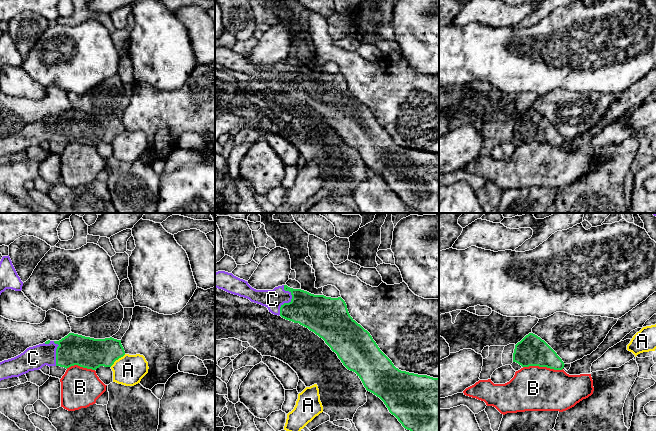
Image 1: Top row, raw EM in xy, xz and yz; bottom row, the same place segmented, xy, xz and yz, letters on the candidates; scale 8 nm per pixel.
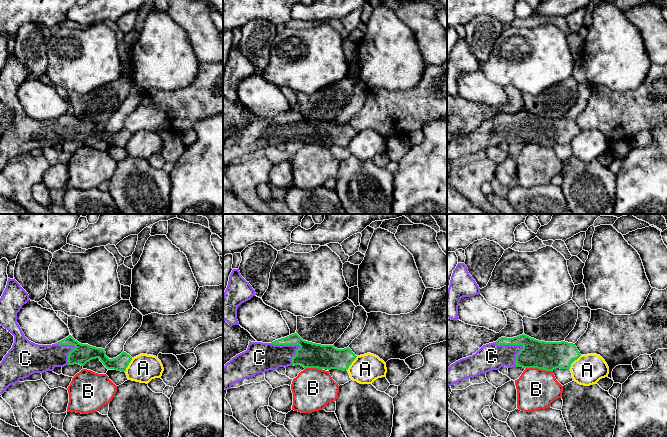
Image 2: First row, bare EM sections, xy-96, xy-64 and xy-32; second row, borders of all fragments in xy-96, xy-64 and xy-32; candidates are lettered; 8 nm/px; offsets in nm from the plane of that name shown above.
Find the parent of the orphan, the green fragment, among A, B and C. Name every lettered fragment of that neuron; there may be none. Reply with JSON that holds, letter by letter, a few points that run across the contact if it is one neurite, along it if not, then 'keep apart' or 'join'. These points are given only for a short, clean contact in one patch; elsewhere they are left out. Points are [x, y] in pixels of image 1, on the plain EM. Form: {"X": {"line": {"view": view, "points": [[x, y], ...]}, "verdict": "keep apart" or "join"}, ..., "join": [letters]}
{"A": {"verdict": "keep apart"}, "B": {"line": {"view": "yz", "points": [[523, 142], [546, 142], [562, 145]]}, "verdict": "keep apart"}, "C": {"line": {"view": "xz", "points": [[318, 89], [298, 82], [291, 76], [272, 75]]}, "verdict": "join"}, "join": ["C"]}

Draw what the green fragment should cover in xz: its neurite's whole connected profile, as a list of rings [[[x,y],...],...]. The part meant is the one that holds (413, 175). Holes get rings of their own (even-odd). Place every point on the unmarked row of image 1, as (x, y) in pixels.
[[[225,47],[215,49],[215,63],[265,82],[272,90],[299,99],[314,108],[337,130],[348,146],[357,150],[366,166],[384,178],[389,188],[398,195],[405,205],[410,206],[418,213],[439,213],[439,154],[409,149],[396,144],[380,126],[370,109],[350,92],[347,81],[341,73],[331,74],[324,71],[314,71],[301,65],[290,64],[287,61],[275,63],[273,66],[256,66],[247,57]]]

